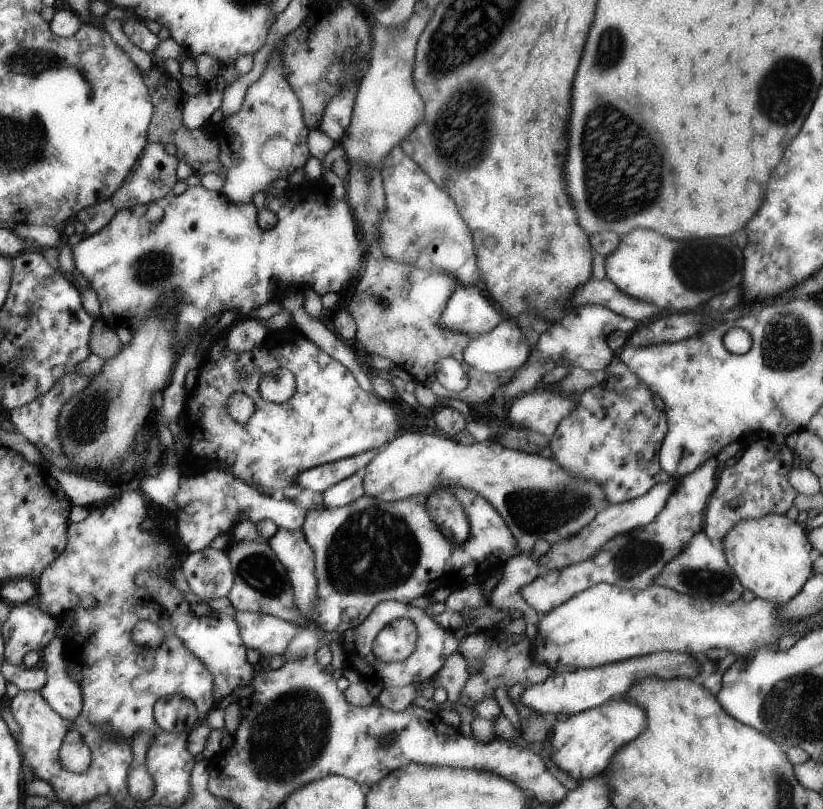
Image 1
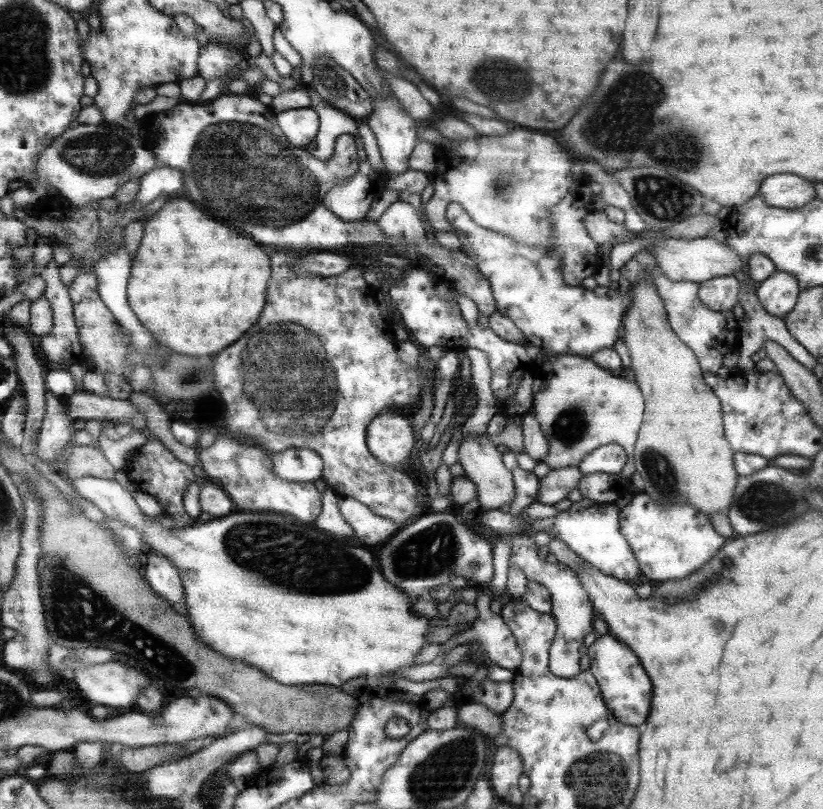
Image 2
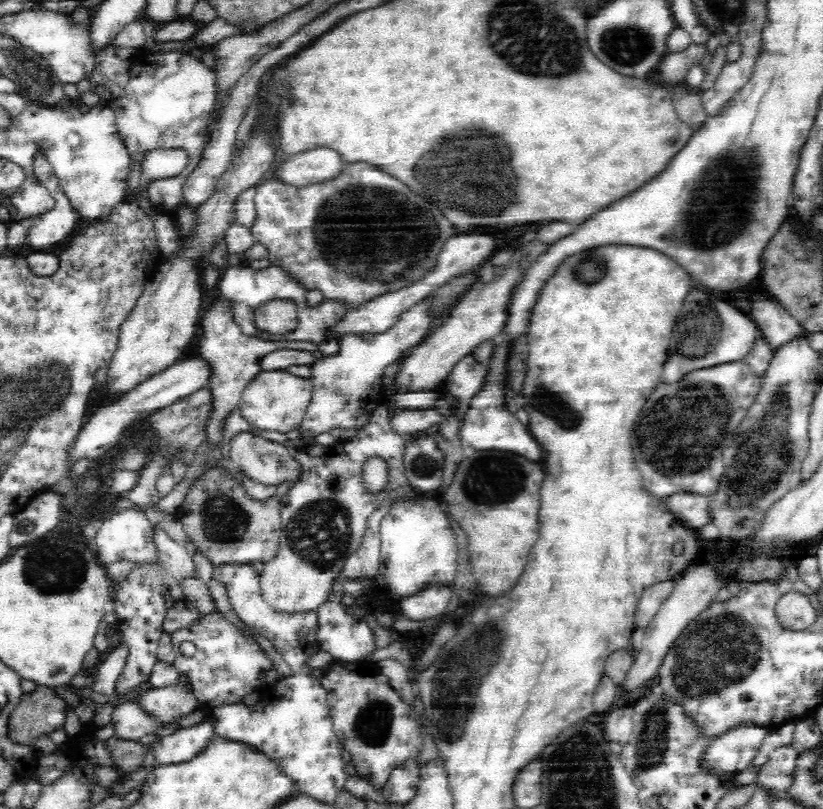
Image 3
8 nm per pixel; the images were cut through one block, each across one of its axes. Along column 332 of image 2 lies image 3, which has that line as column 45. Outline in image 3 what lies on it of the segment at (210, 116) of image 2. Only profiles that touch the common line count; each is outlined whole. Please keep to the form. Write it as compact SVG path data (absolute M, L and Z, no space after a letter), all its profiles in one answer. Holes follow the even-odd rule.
M35 154L33 156L33 171L34 178L38 179L38 183L46 187L46 190L51 194L52 200L54 200L54 204L50 209L31 215L24 221L28 228L25 246L31 252L52 248L52 244L64 242L74 232L74 224L78 220L77 212L73 209L69 197L62 192L59 178L56 176L54 167L51 166L50 162L47 162L46 155Z

